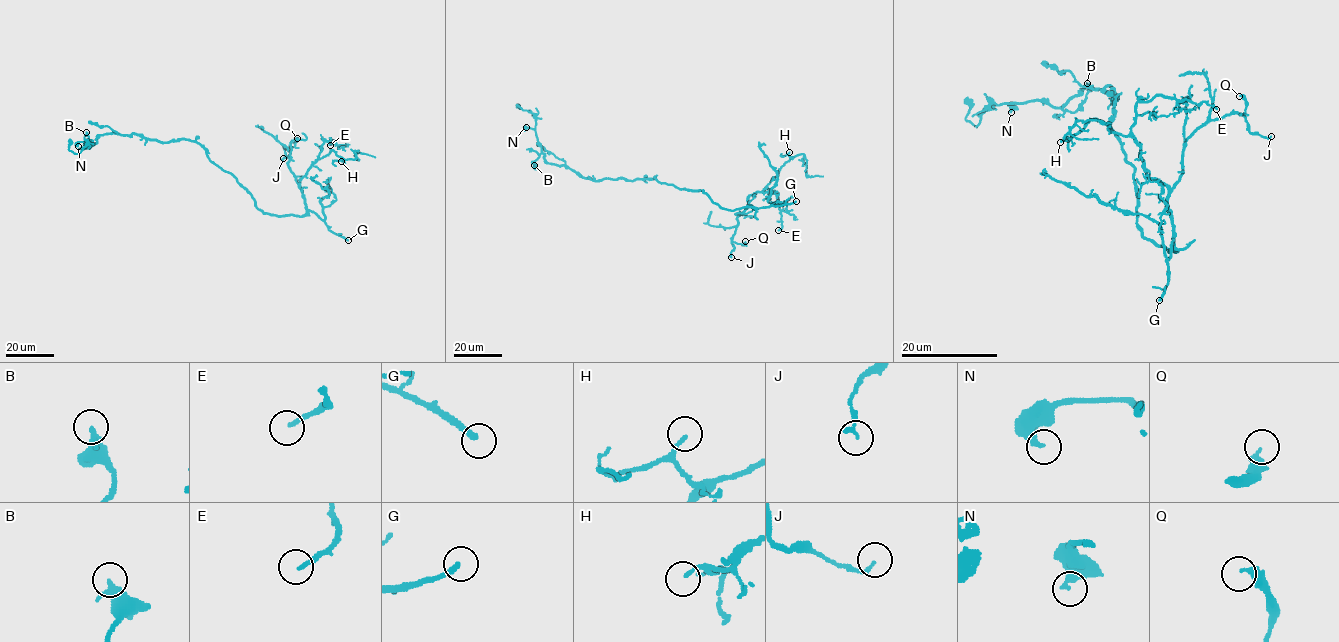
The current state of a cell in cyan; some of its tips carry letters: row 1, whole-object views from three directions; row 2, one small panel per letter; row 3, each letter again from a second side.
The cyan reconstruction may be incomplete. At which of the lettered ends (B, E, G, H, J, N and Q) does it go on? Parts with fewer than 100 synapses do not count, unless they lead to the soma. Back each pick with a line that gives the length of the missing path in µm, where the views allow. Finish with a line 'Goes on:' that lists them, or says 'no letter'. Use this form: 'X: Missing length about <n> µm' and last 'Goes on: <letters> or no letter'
G: Missing length about 120 µm
Goes on: G

